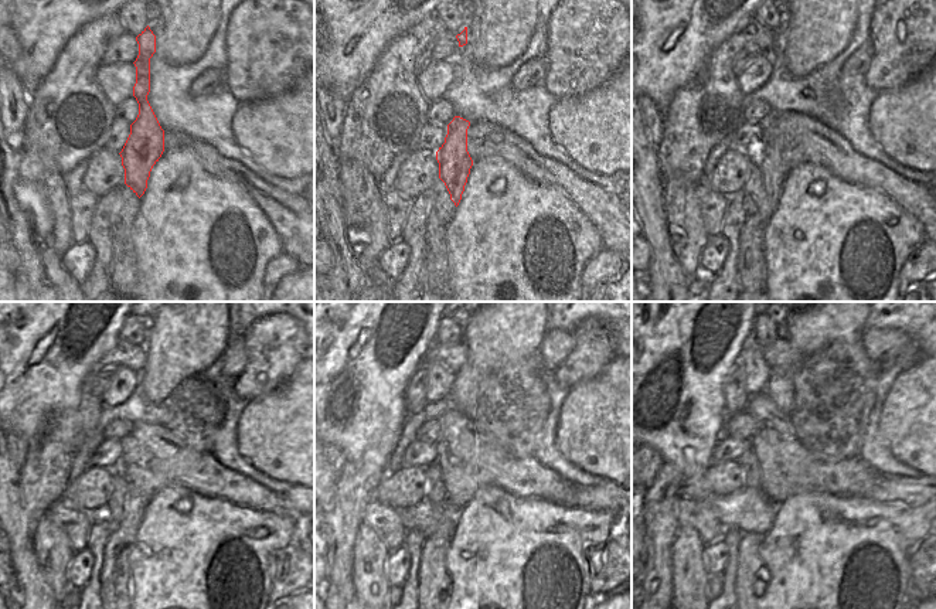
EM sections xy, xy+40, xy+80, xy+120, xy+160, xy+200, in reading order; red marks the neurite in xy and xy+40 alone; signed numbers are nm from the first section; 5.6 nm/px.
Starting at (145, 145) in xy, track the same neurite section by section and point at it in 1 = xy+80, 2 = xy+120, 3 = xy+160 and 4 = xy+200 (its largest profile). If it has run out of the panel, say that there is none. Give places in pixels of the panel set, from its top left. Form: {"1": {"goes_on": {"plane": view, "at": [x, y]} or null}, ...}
{"1": {"goes_on": {"plane": "xy+80", "at": [773, 174]}}, "2": {"goes_on": {"plane": "xy+120", "at": [136, 504]}}, "3": {"goes_on": {"plane": "xy+160", "at": [435, 544]}}, "4": {"goes_on": {"plane": "xy+200", "at": [749, 545]}}}

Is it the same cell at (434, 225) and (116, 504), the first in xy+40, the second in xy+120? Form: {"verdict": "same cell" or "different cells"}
{"verdict": "different cells"}

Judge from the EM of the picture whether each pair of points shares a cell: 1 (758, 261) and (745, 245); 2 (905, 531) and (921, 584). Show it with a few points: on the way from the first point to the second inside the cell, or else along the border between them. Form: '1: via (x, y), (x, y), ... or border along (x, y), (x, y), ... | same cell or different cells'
1: border along (763, 225), (751, 254), (751, 272), (765, 279) | different cells
2: border along (909, 575), (908, 594) | different cells

